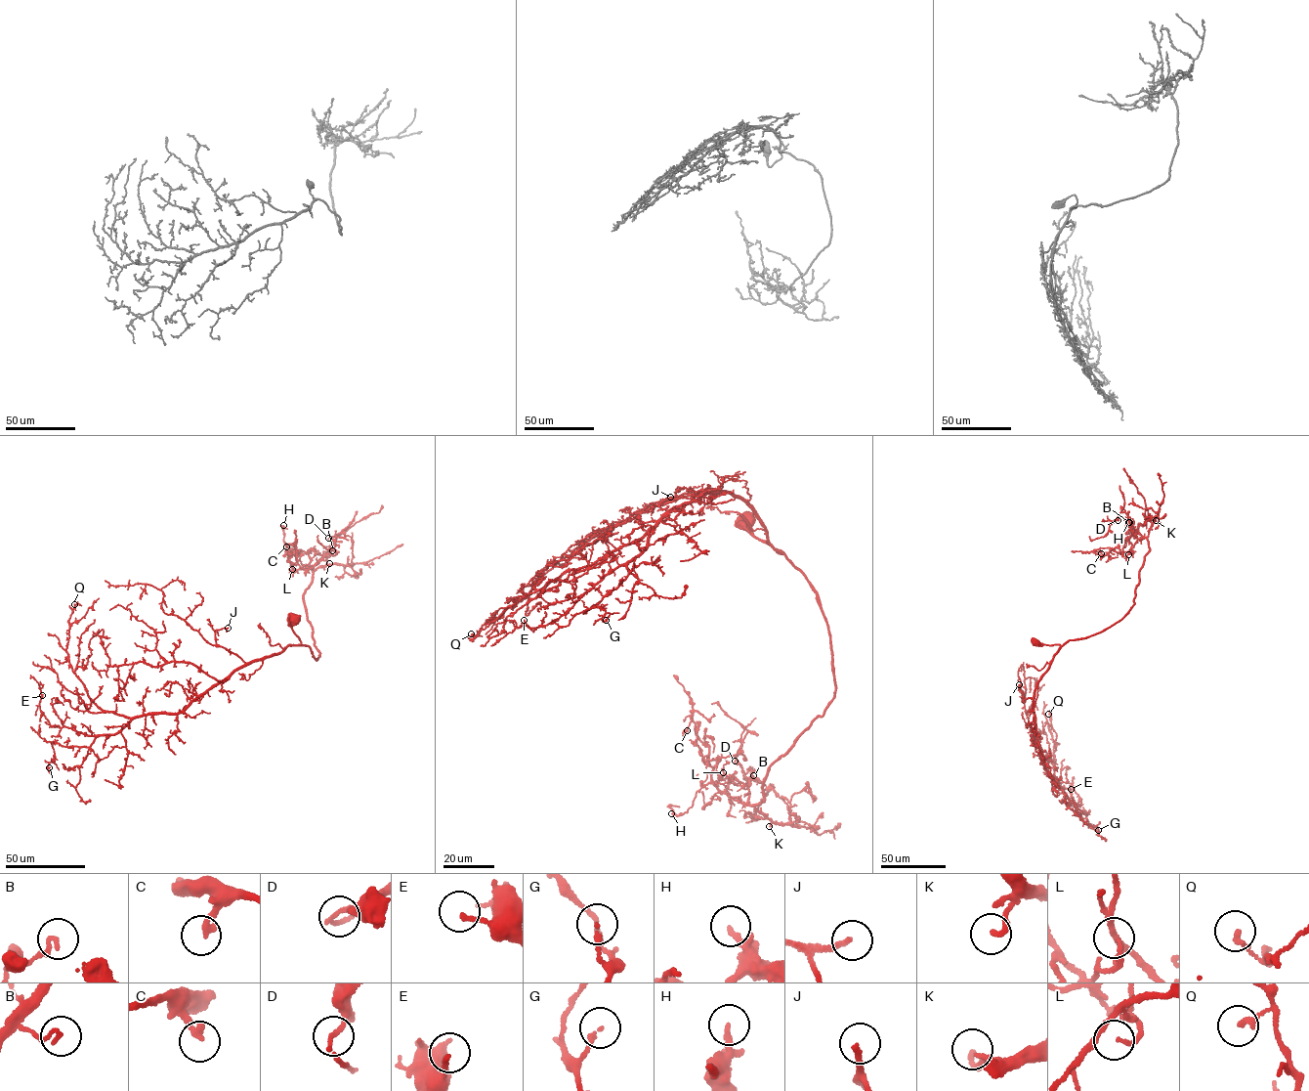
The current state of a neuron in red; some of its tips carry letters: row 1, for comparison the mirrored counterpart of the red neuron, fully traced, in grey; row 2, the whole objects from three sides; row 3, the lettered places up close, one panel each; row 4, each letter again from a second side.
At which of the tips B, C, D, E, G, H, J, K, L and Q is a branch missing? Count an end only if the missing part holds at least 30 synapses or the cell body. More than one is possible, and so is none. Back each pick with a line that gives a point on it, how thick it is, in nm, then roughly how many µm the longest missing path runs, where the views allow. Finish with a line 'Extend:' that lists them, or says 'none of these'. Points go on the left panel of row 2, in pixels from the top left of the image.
J: Place: (228, 628). Thickness 180 nm. Missing length about 35 µm
Extend: J

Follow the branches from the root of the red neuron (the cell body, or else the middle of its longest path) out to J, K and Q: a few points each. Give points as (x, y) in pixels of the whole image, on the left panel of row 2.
J: (296, 621), (291, 625), (301, 644), (291, 644), (279, 652), (246, 663), (217, 644), (215, 631), (228, 628)
K: (296, 621), (291, 625), (300, 644), (309, 646), (316, 660), (320, 653), (304, 593), (313, 571), (329, 563)
Q: (296, 621), (300, 644), (246, 663), (179, 712), (129, 718), (98, 707), (72, 671), (74, 604)

